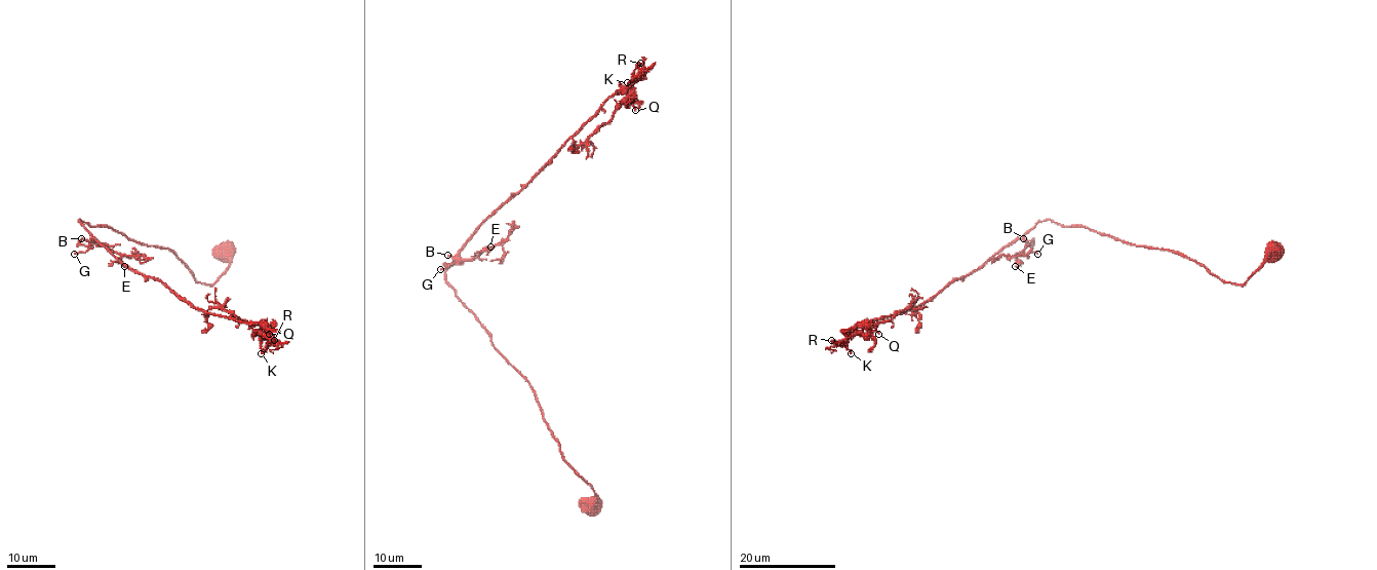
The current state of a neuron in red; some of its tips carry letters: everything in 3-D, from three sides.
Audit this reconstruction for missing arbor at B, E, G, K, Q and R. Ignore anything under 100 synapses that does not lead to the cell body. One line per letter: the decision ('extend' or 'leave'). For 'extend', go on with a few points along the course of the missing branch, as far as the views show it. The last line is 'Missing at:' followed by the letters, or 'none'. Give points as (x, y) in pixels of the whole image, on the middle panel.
B: leave
E: leave
G: leave
K: leave
Q: leave
R: leave
Missing at: none

